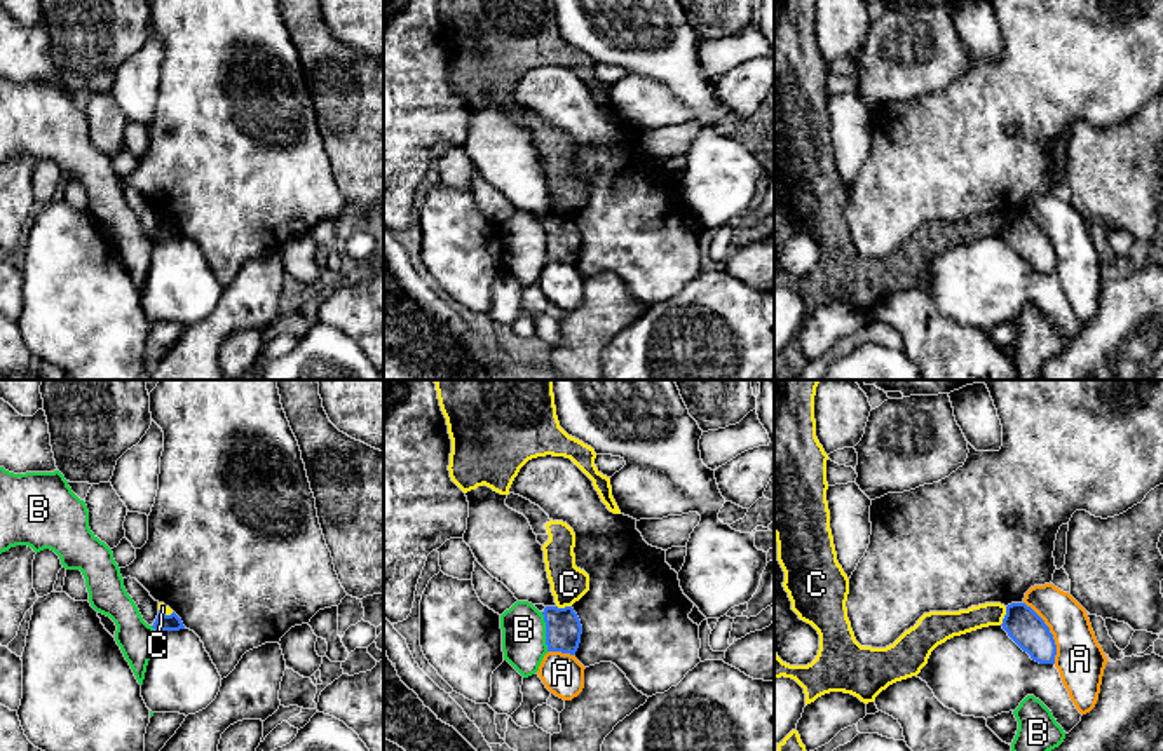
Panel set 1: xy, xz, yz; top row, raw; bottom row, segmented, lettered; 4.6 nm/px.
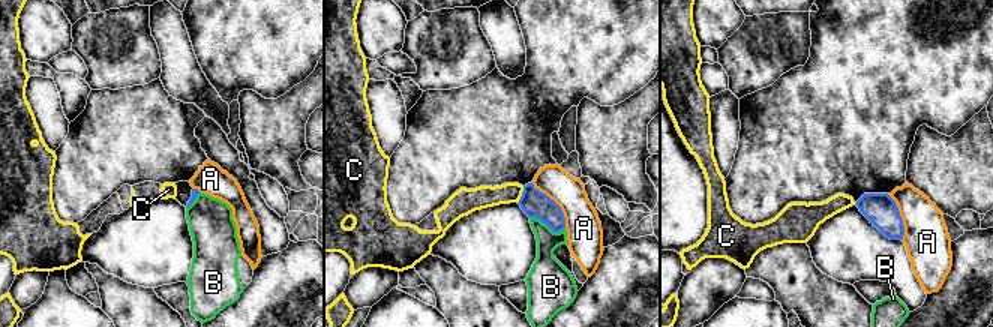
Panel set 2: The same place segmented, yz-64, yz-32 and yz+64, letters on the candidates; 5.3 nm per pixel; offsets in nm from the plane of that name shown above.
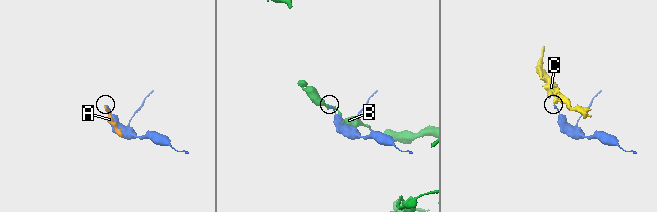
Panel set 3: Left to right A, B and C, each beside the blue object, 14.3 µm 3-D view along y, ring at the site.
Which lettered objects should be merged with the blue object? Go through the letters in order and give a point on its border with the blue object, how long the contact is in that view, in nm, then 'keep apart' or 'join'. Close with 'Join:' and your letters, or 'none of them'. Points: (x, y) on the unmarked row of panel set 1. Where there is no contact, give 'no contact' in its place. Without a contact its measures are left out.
A: yz (1050, 243) | 320 nm | keep apart
B: xz (546, 241) | 190 nm | keep apart
C: yz (1005, 225) | 90 nm | keep apart
Join: none of them

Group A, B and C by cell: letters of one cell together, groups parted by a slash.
A B / C

